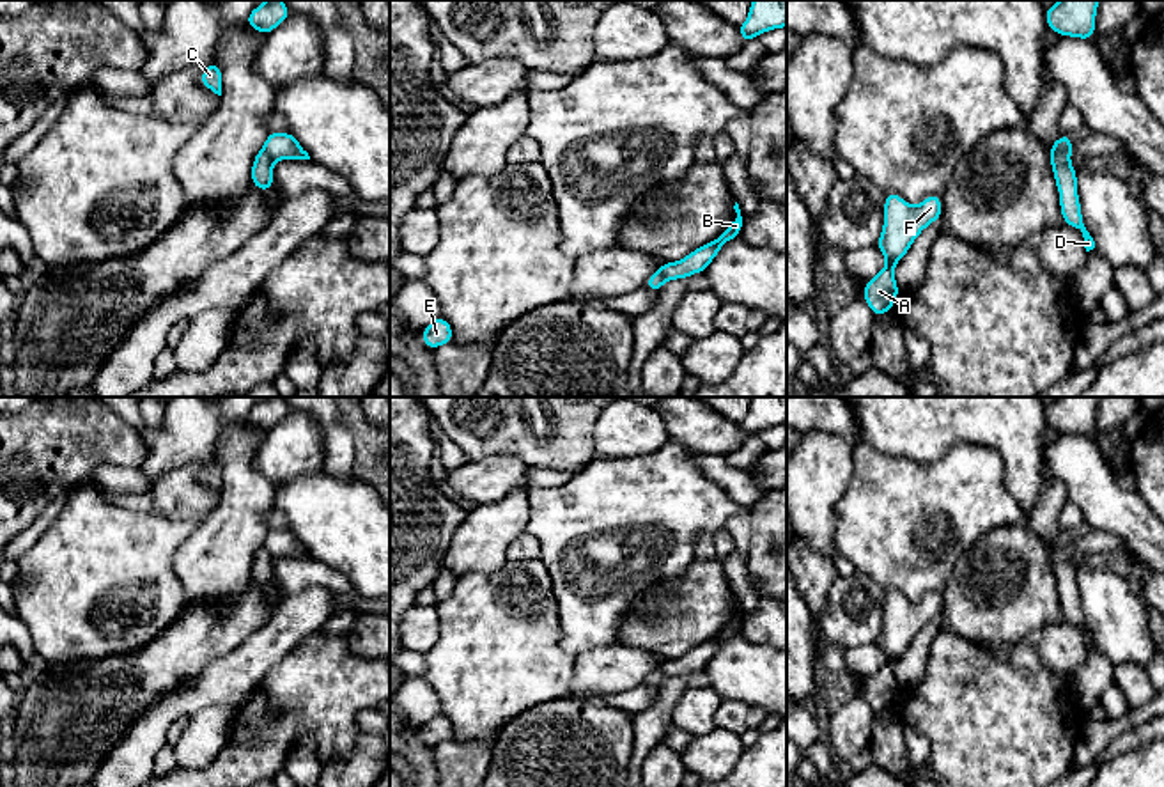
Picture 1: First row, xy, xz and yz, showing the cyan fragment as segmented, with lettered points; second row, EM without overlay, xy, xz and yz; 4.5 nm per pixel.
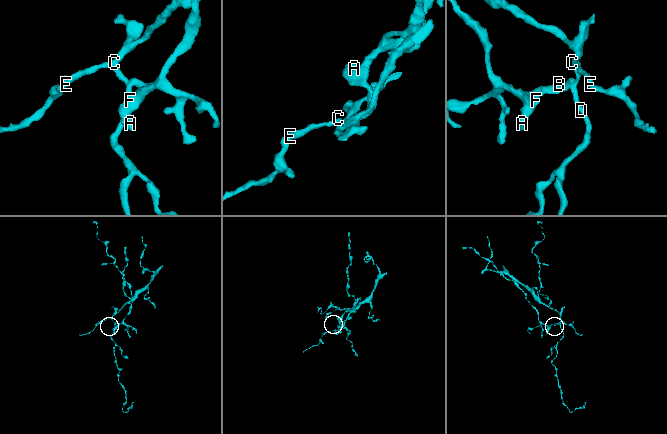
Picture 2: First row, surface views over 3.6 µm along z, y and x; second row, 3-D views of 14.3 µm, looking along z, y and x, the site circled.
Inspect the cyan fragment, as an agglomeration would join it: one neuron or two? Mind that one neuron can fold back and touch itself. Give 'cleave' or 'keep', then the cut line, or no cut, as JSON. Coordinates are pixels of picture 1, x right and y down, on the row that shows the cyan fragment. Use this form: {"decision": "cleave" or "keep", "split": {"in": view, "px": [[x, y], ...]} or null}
{"decision": "cleave", "split": {"in": "yz", "px": [[1070, 146], [1051, 153]]}}

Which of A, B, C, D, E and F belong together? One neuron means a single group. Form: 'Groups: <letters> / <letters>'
Groups: A B F / C D E

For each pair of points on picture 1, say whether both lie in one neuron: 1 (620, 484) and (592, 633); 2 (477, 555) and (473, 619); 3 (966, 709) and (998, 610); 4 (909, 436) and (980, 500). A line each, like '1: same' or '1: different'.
1: same
2: different
3: different
4: different

